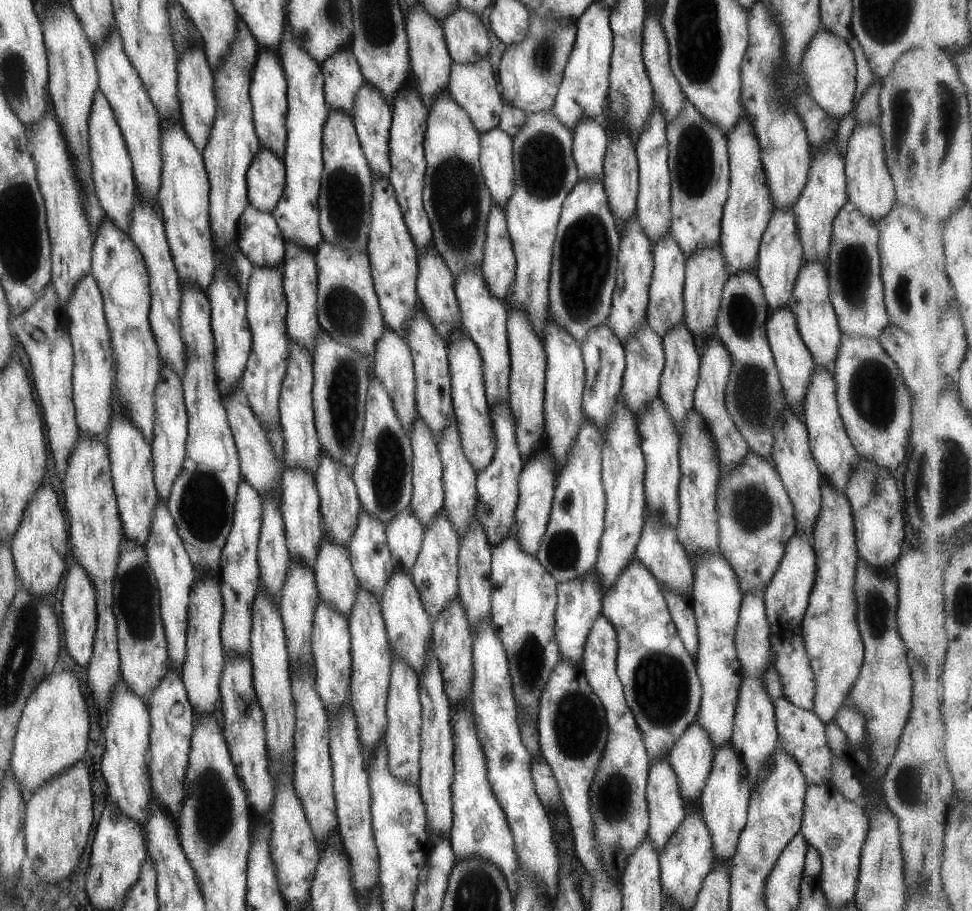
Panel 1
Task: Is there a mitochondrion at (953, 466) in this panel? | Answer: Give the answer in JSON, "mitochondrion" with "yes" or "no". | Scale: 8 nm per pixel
{"mitochondrion":"yes"}

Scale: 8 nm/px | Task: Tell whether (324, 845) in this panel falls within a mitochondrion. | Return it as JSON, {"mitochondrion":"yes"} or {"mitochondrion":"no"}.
{"mitochondrion":"no"}

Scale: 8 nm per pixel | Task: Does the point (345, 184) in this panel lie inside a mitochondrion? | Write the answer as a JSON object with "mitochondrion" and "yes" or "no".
{"mitochondrion":"yes"}

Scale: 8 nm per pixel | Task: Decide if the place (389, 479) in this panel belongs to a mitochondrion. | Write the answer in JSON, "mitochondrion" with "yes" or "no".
{"mitochondrion":"yes"}

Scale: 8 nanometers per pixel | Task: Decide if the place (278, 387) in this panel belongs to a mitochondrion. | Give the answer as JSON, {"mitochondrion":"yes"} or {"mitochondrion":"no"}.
{"mitochondrion":"no"}

